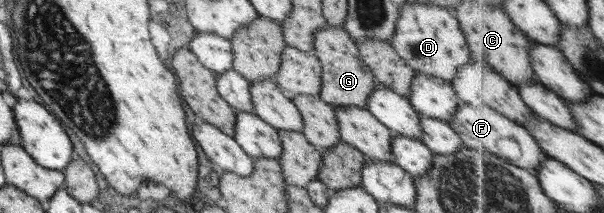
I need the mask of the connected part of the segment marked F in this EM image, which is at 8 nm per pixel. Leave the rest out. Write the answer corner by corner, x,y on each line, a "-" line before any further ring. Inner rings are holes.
459,102
456,107
457,110
454,111
447,124
460,137
464,147
489,150
492,154
496,154
516,167
524,168
535,175
538,167
542,166
542,162
550,157
526,127
510,120
508,116
504,116
495,109
489,108
490,106
472,106

